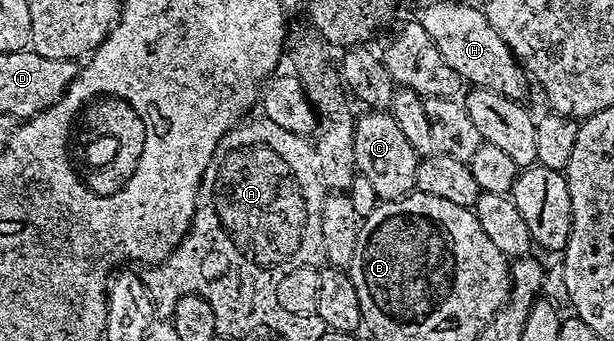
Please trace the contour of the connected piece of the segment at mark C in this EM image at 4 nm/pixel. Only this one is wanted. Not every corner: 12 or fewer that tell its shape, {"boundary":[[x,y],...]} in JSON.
{"boundary":[[388,111],[353,125],[378,201],[414,191],[418,154]]}

